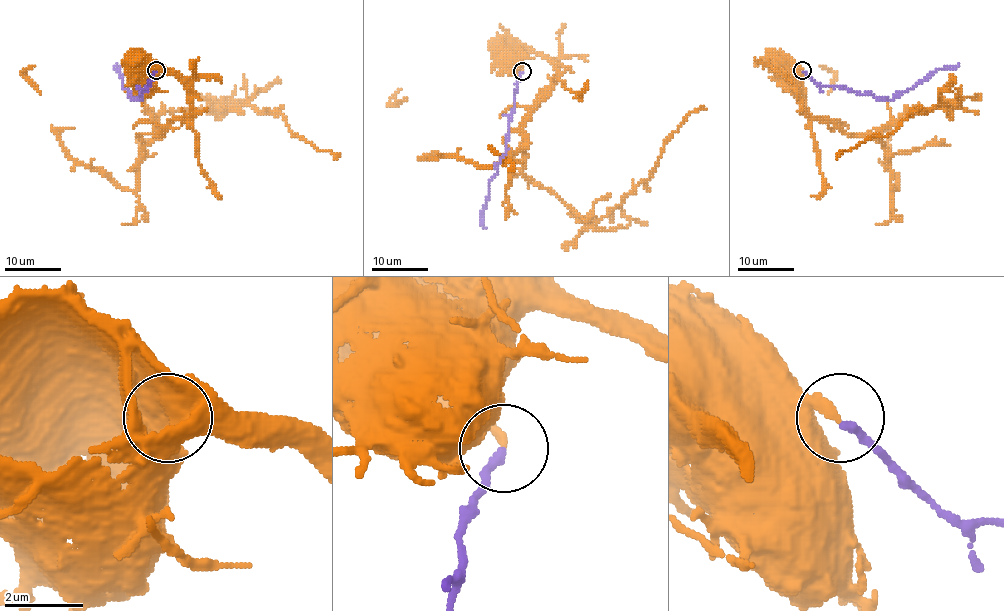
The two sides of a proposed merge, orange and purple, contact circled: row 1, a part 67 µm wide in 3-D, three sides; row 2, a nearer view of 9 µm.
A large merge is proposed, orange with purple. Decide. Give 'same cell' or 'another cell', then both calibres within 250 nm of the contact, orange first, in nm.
another cell | 240/200 nm

